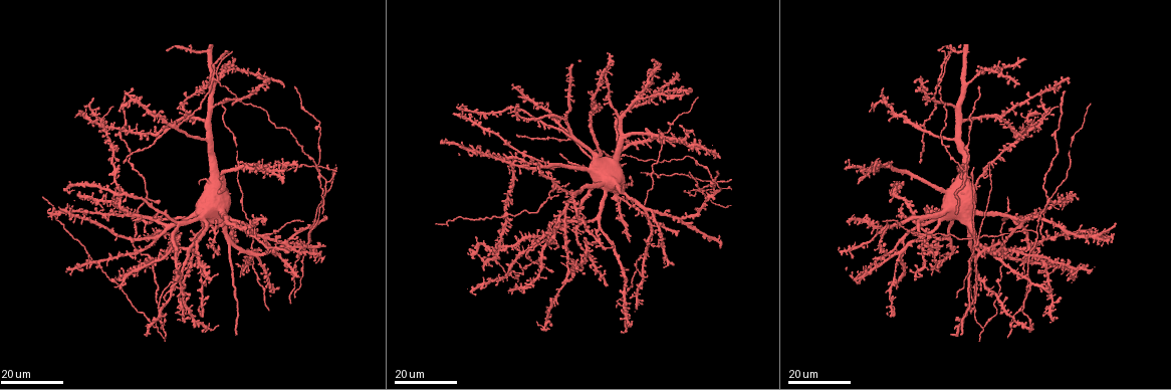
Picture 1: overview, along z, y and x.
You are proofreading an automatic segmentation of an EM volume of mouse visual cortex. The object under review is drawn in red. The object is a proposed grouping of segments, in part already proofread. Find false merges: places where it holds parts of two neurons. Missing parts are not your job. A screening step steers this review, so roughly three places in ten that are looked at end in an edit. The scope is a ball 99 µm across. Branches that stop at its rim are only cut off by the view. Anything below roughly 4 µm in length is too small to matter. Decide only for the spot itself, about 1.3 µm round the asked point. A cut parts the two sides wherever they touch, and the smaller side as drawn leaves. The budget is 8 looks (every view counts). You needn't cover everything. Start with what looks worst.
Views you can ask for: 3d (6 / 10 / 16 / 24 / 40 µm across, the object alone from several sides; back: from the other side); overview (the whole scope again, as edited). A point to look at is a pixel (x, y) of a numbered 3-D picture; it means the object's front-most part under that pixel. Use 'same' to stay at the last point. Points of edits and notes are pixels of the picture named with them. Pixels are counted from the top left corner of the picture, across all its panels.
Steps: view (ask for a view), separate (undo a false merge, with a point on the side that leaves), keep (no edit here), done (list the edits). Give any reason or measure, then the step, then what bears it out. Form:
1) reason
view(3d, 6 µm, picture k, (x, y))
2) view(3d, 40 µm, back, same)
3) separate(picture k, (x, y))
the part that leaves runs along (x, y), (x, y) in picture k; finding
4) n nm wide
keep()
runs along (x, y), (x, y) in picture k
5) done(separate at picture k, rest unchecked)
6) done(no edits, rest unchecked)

four arms meet
view(3d, 16 µm, picture 1, (1041, 119))

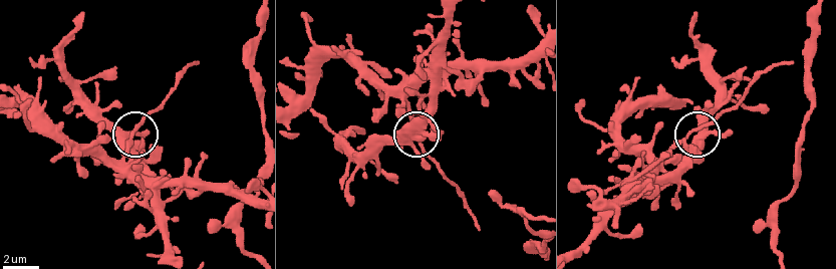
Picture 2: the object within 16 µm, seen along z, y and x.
view(3d, 10 µm, picture 2, (126, 132))

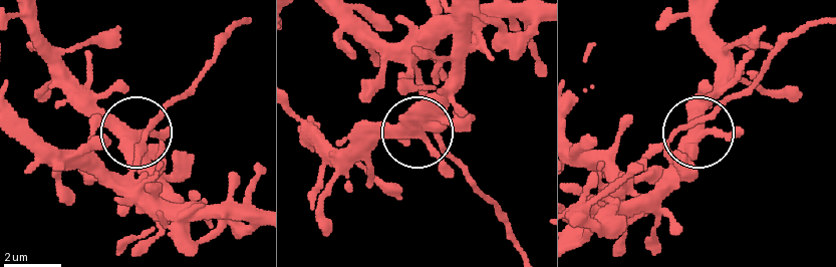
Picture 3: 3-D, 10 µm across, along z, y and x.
separate(picture 3, (161, 115))
the part that leaves runs along (147, 128), (243, 23) in picture 3; a second neuron is stuck on

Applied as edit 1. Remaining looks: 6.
view(overview)

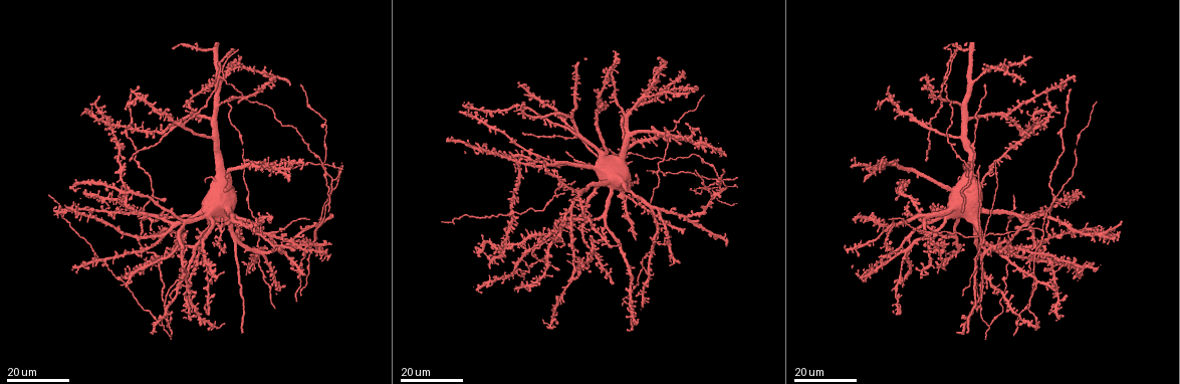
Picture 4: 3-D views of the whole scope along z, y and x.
four arms meet
view(3d, 24 µm, picture 4, (324, 169))

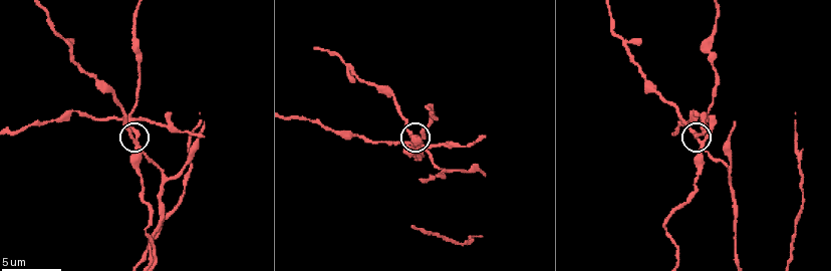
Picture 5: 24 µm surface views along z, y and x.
view(3d, 6 µm, picture 5, (701, 141))

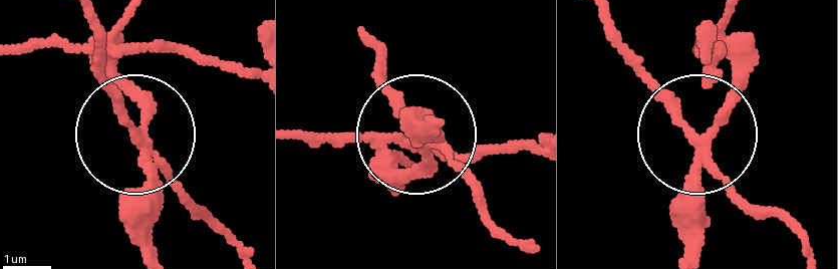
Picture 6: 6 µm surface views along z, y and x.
200 nm wide
separate(picture 6, (138, 87))
the part that leaves runs along (141, 146), (117, 78), (125, 18) in picture 6; two neurons meet here

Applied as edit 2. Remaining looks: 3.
branch point
view(3d, 16 µm, picture 4, (164, 306))

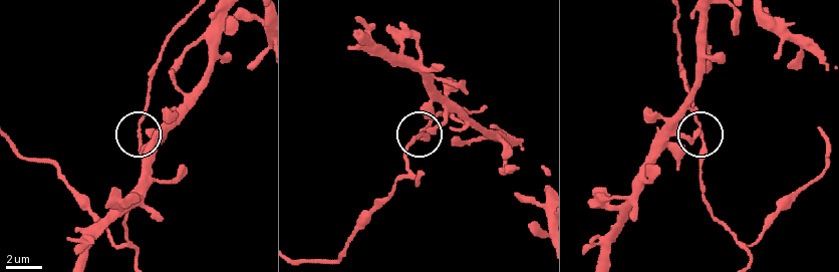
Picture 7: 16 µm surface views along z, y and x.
closer look
view(3d, 10 µm, picture 7, (139, 131))

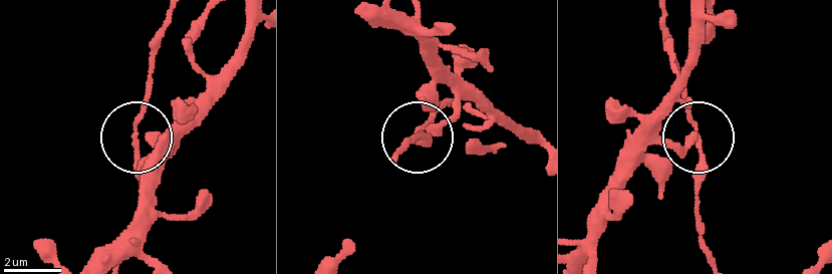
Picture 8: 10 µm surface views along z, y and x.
keep()
all the same neuron

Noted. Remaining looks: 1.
view(3d, 16 µm, picture 5, (446, 169))

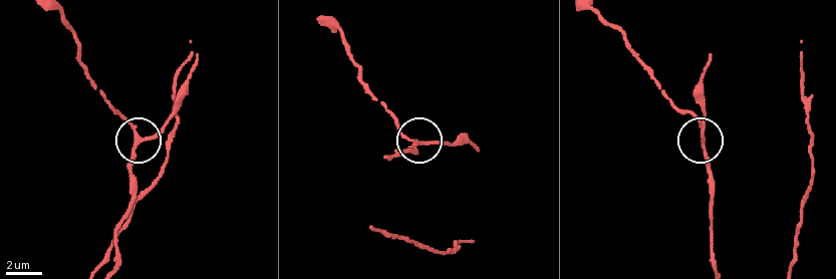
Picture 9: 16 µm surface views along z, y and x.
190 nm wide
keep()
runs along (61, 16), (87, 79), (134, 133), (149, 136), (179, 107) in picture 9; all the same neuron

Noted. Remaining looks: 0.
done(separate at picture 3, separate at picture 6, rest unchecked)

